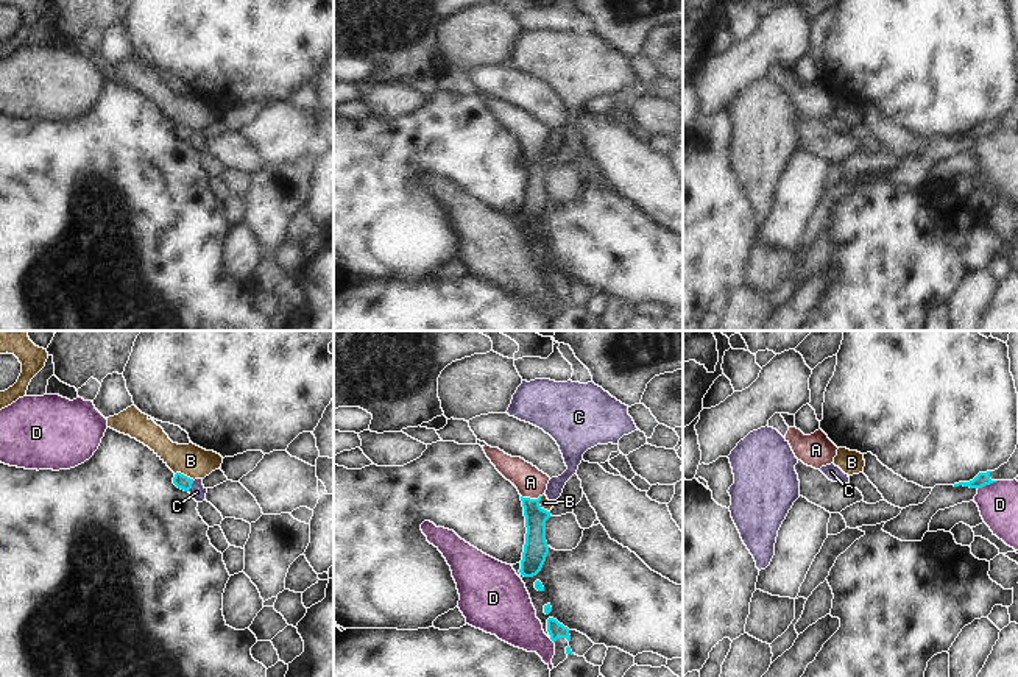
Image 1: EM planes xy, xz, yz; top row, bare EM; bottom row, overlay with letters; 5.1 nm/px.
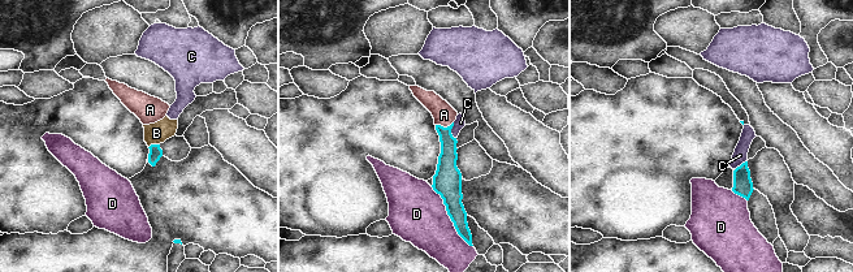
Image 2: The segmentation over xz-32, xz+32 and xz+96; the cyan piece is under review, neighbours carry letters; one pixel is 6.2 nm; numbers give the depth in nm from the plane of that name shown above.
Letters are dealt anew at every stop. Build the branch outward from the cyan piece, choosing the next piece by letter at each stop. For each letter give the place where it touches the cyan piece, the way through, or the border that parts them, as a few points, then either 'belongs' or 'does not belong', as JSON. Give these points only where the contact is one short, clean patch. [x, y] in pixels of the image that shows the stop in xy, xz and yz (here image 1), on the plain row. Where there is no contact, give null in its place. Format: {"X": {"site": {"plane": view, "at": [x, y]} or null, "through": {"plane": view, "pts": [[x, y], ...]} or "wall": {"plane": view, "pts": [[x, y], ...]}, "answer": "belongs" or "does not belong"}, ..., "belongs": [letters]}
{"A": {"site": {"plane": "xz", "at": [529, 148]}, "through": {"plane": "xz", "pts": [[535, 195], [535, 166], [529, 148], [530, 133]]}, "answer": "belongs"}, "B": {"site": {"plane": "xz", "at": [540, 156]}, "wall": {"plane": "xz", "pts": [[540, 147], [540, 155], [549, 163]]}, "answer": "does not belong"}, "C": {"site": {"plane": "xy", "at": [190, 136]}, "wall": {"plane": "xy", "pts": [[194, 131], [187, 141]]}, "answer": "does not belong"}, "D": {"site": {"plane": "yz", "at": [987, 134]}, "wall": {"plane": "yz", "pts": [[996, 131], [978, 141]]}, "answer": "does not belong"}, "belongs": ["A"]}

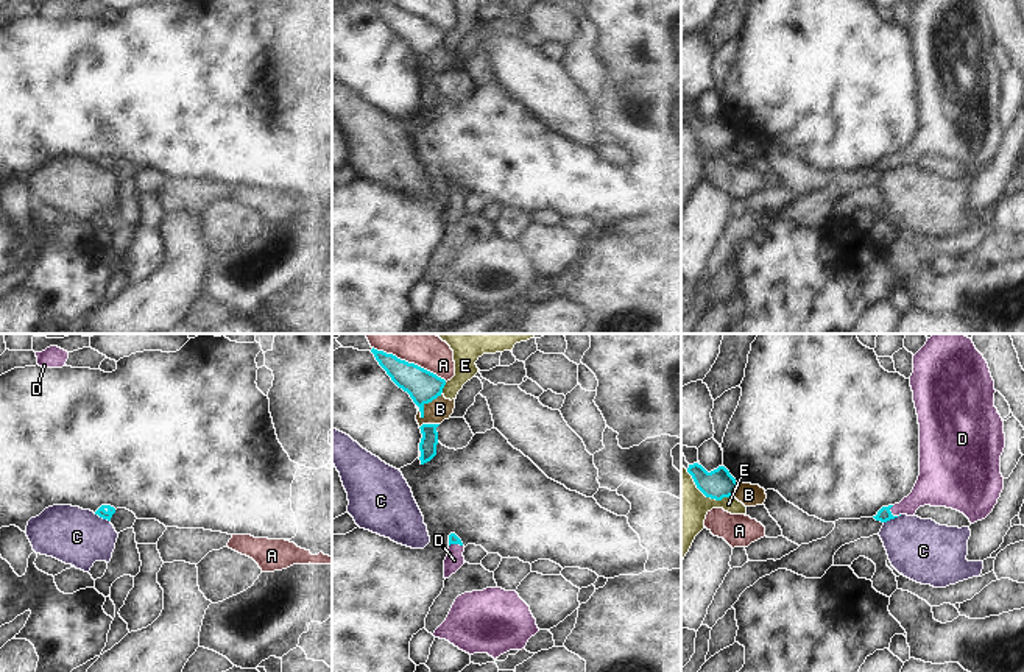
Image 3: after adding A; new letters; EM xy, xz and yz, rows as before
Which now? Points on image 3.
{"A": {"site": {"plane": "xz", "at": [412, 14]}, "answer": "does not belong"}, "B": {"site": {"plane": "xz", "at": [426, 53]}, "wall": {"plane": "xz", "pts": [[441, 45], [424, 56], [421, 69]]}, "answer": "does not belong"}, "C": {"site": {"plane": "yz", "at": [892, 169]}, "wall": {"plane": "yz", "pts": [[901, 166], [884, 173]]}, "answer": "does not belong"}, "D": {"site": {"plane": "yz", "at": [892, 166]}, "through": {"plane": "yz", "pts": [[884, 166], [892, 166], [932, 139]]}, "answer": "belongs"}, "E": {"site": {"plane": "yz", "at": [706, 147]}, "wall": {"plane": "yz", "pts": [[686, 120], [706, 147], [716, 150], [733, 147]]}, "answer": "does not belong"}, "belongs": ["D"]}

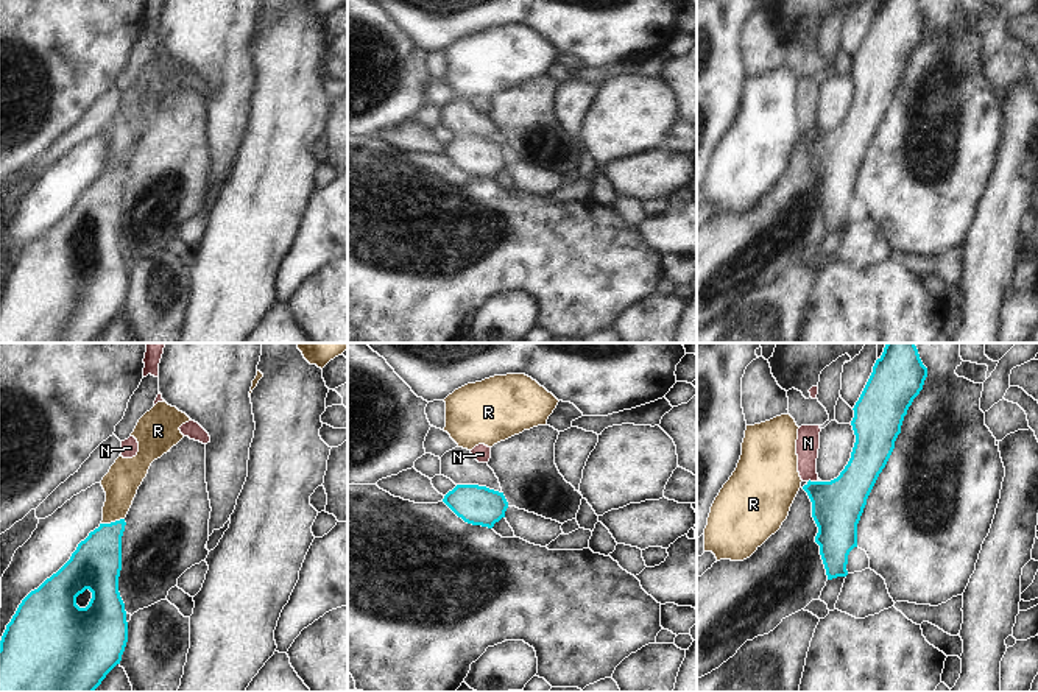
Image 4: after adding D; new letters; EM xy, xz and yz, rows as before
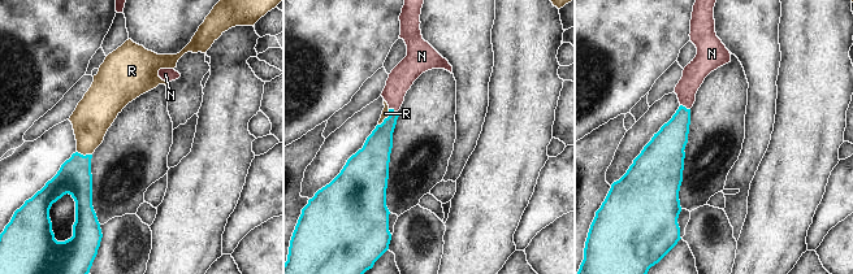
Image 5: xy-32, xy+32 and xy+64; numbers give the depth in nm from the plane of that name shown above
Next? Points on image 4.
{"N": {"site": {"plane": "yz", "at": [809, 131]}, "through": {"plane": "yz", "pts": [[837, 156], [809, 131], [808, 94]]}, "answer": "belongs"}, "R": {"site": {"plane": "xy", "at": [112, 173]}, "answer": "does not belong"}, "belongs": ["N"]}

